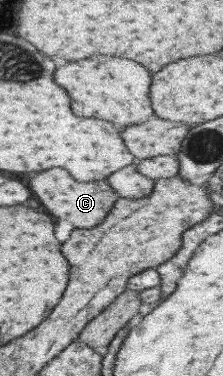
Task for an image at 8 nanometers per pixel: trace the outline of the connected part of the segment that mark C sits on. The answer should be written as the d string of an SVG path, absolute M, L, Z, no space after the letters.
M49 169L49 171L37 173L35 177L29 179L27 185L29 185L31 193L39 199L39 203L53 217L73 221L73 227L79 227L79 229L89 229L89 227L95 227L97 223L101 223L103 217L107 215L107 211L111 209L113 201L117 199L117 195L111 191L111 187L105 181L77 183L63 169Z

